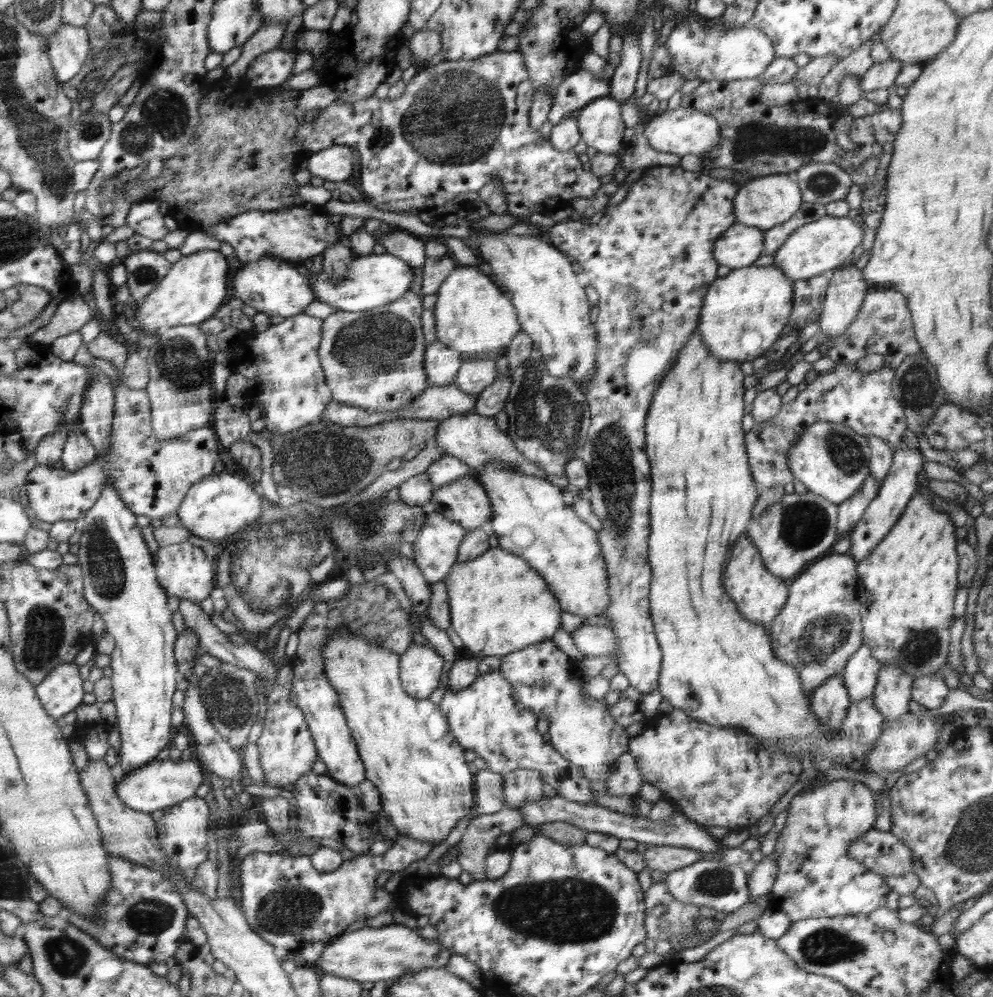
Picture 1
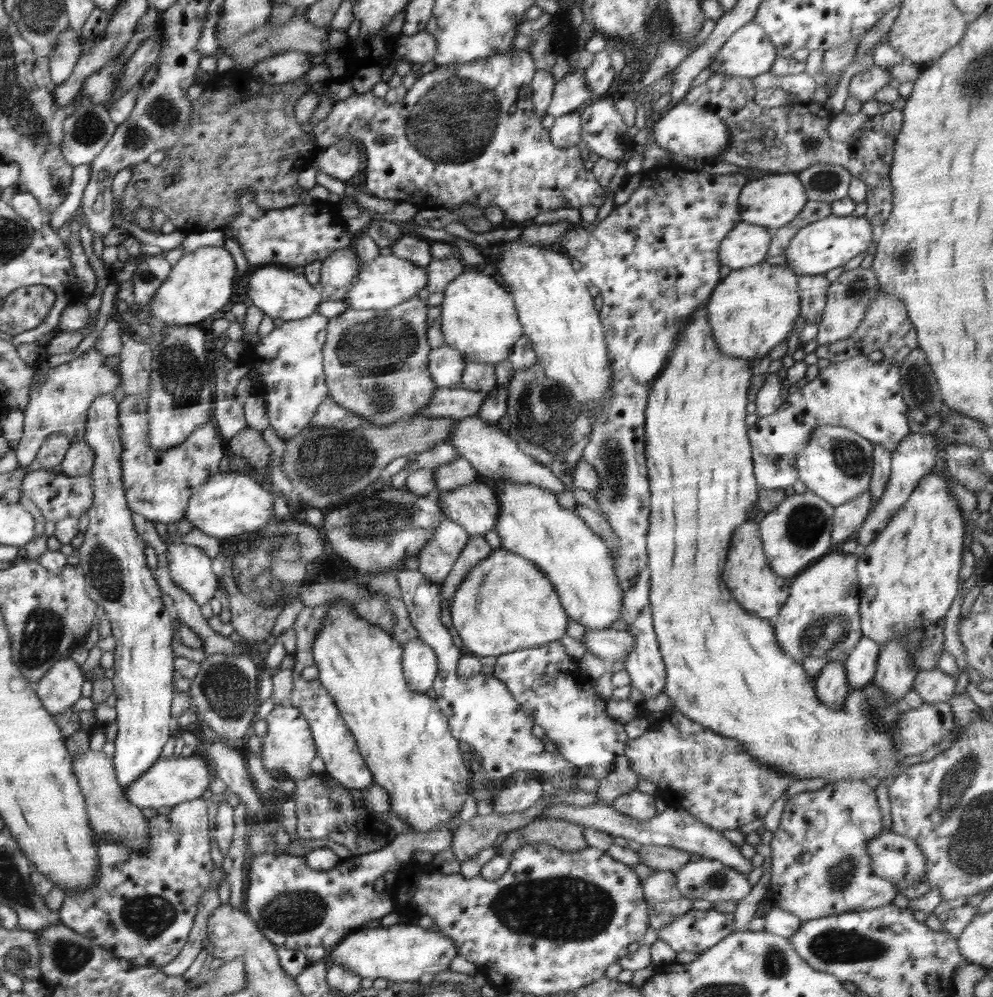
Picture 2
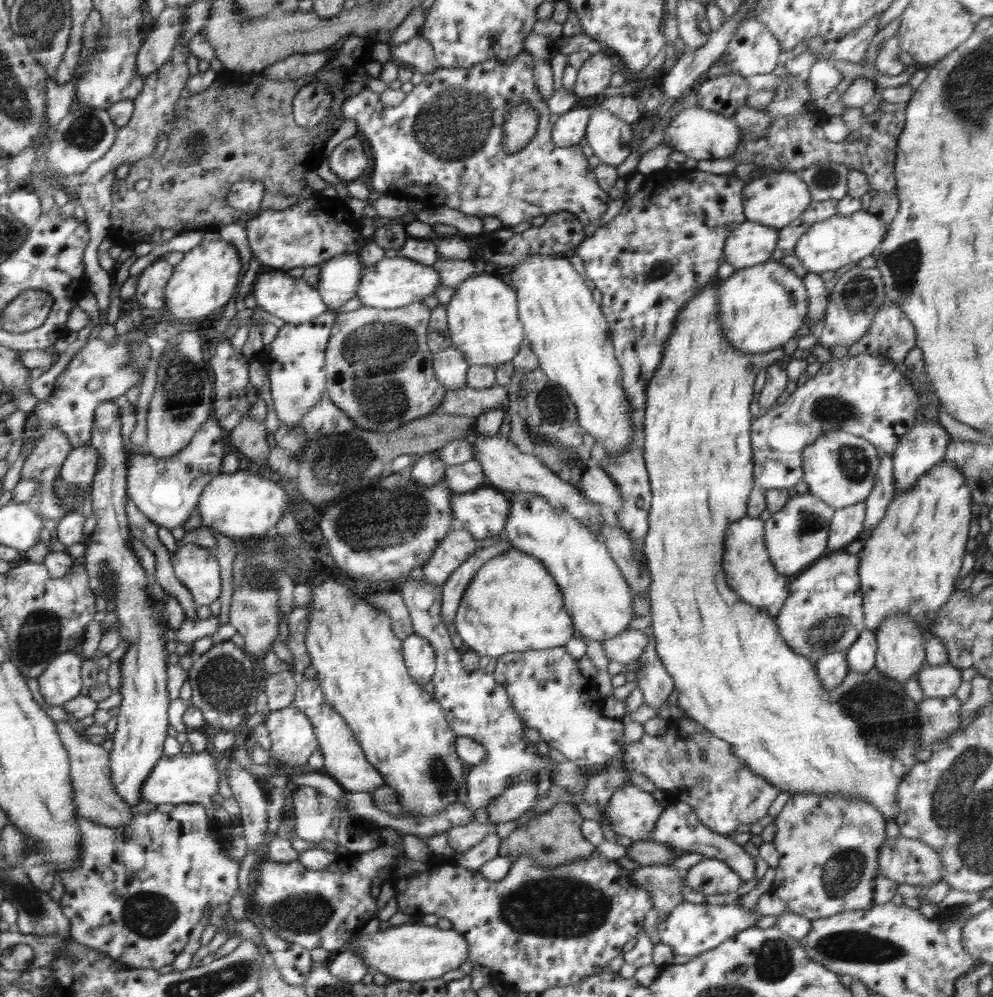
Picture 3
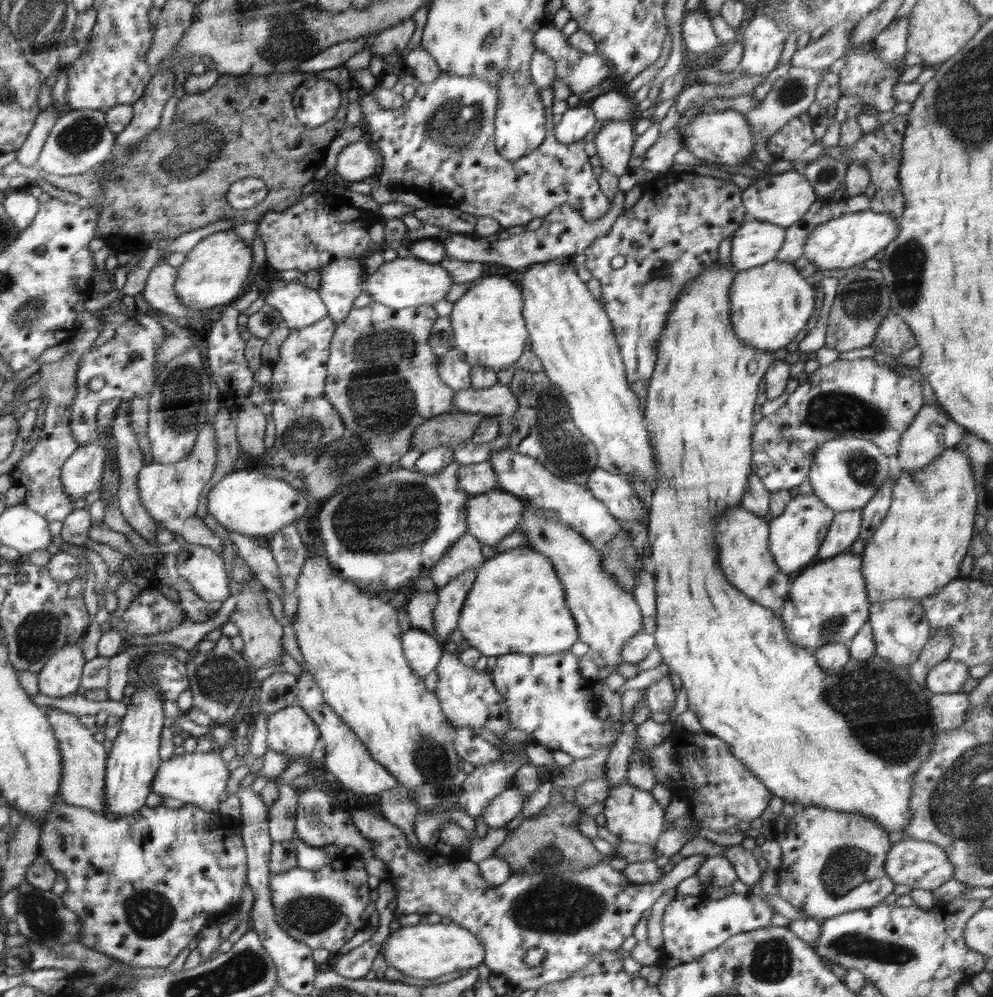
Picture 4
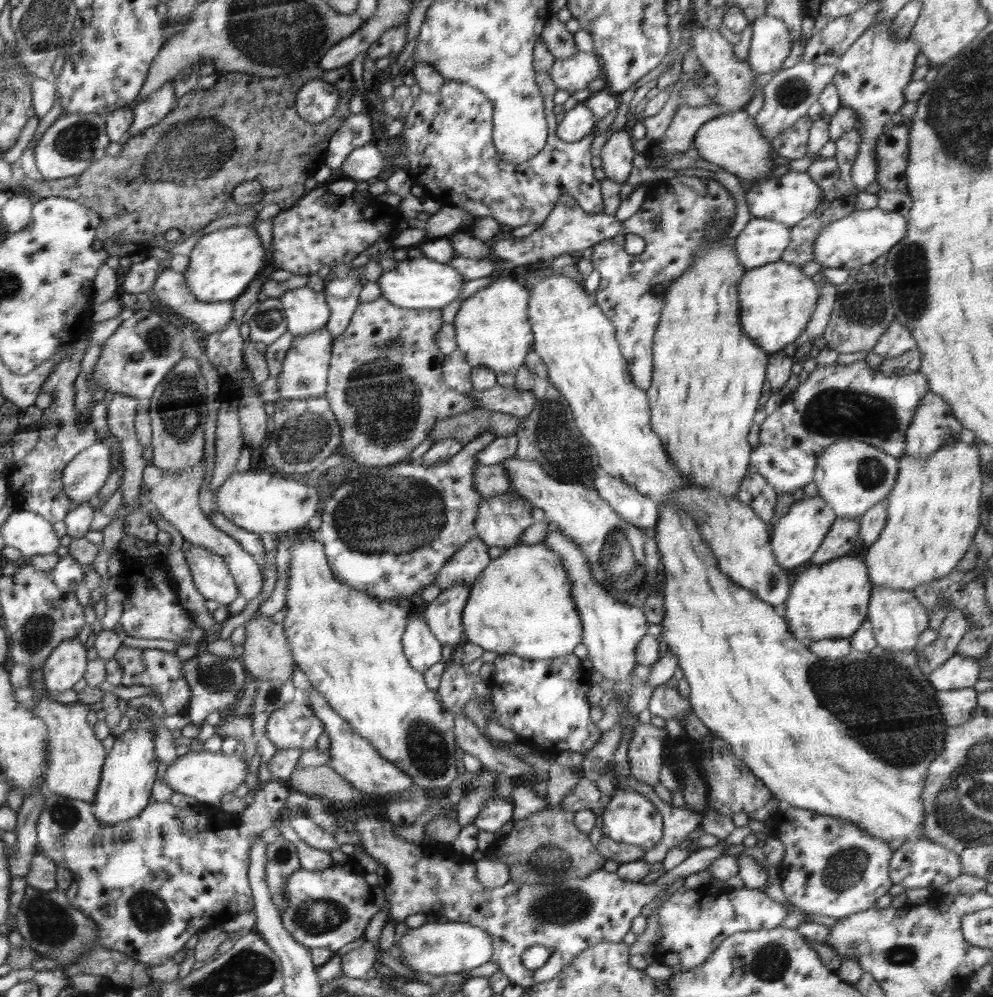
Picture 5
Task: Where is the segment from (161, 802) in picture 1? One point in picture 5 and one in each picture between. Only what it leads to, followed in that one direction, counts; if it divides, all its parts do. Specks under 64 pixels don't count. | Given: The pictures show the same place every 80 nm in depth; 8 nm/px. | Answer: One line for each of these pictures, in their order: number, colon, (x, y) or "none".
2: (171, 781)
3: (185, 778)
4: (198, 778)
5: (206, 775)

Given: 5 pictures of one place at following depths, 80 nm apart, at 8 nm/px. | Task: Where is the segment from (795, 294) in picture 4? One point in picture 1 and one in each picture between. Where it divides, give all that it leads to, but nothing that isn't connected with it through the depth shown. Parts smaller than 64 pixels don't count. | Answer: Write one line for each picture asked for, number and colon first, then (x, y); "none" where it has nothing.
1: (744, 312)
2: (752, 309)
3: (761, 307)

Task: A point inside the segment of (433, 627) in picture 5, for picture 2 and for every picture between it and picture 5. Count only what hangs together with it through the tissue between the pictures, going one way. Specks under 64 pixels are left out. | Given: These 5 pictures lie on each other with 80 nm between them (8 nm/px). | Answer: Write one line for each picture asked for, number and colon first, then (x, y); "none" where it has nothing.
2: (477, 549)
3: (452, 590)
4: (451, 597)

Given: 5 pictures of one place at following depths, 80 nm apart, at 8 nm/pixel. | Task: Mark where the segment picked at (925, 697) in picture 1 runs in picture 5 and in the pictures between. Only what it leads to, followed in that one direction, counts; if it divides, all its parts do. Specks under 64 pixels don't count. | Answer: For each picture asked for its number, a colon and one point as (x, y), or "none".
2: (933, 686)
3: (939, 680)
4: (948, 676)
5: (957, 672)

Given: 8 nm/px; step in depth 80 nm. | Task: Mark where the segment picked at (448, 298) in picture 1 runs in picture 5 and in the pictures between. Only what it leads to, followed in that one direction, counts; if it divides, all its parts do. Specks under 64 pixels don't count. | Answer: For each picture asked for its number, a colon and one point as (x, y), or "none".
2: (478, 317)
3: (482, 321)
4: (488, 326)
5: (492, 329)

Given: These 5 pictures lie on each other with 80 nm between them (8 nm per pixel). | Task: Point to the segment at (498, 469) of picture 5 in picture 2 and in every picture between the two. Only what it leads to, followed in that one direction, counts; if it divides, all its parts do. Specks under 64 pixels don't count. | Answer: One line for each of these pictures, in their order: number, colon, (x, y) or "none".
2: (450, 475)
3: (466, 477)
4: (479, 478)

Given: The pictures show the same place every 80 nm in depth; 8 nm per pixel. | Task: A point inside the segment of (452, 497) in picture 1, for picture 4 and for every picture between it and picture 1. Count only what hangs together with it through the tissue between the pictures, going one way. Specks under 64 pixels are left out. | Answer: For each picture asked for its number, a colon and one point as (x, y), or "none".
2: (473, 506)
3: (483, 513)
4: (490, 517)

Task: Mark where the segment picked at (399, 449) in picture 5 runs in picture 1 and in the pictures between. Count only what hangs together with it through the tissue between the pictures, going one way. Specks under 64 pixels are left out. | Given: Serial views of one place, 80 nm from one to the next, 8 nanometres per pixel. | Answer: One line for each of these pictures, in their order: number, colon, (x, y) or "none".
1: (373, 359)
2: (376, 362)
3: (379, 369)
4: (382, 378)

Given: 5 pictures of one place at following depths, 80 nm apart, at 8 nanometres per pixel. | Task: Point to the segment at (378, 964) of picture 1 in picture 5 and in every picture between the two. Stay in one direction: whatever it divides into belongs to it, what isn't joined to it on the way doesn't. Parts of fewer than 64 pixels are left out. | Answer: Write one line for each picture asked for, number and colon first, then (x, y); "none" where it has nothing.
2: (404, 952)
3: (412, 952)
4: (428, 951)
5: (438, 948)

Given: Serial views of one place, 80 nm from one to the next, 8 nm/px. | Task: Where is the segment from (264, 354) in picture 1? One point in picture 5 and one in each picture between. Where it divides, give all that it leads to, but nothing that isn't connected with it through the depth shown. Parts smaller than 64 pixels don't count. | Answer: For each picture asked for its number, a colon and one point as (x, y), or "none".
2: (289, 360)
3: (294, 360)
4: (299, 374)
5: (304, 373)

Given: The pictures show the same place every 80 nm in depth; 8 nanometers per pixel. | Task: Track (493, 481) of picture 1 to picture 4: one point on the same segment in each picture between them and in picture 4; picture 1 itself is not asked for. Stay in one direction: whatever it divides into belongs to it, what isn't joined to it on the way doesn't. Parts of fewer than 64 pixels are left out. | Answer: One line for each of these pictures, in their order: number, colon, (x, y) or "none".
2: (532, 524)
3: (598, 598)
4: (607, 616)

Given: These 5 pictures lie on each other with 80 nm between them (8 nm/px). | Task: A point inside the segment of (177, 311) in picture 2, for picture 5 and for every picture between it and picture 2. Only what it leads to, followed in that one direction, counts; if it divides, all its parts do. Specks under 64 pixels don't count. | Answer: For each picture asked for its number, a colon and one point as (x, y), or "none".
3: (203, 281)
4: (213, 272)
5: (222, 263)

